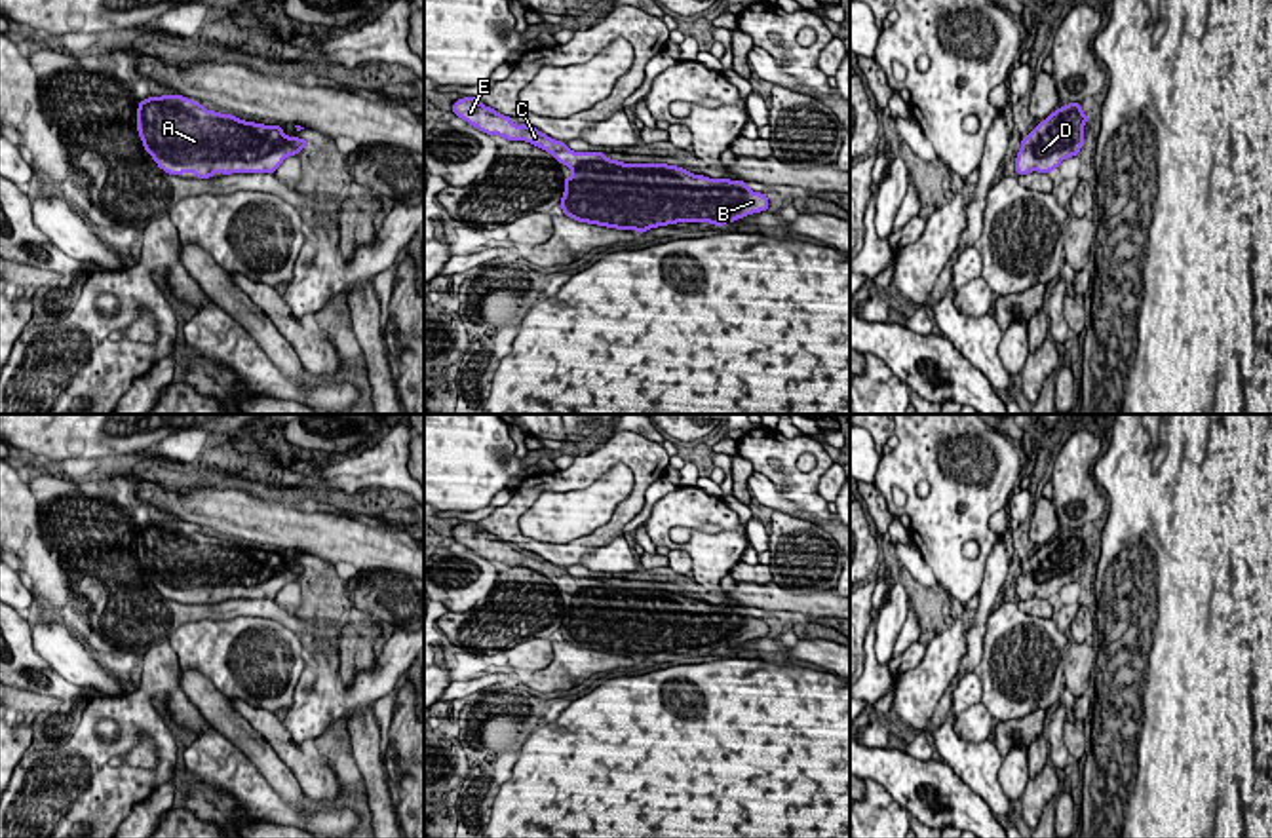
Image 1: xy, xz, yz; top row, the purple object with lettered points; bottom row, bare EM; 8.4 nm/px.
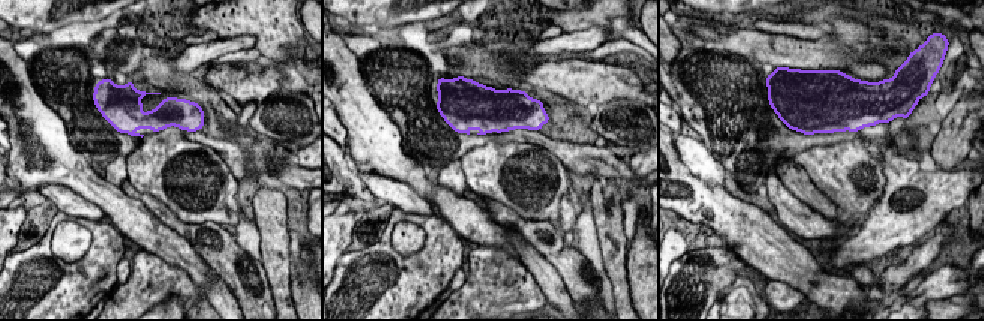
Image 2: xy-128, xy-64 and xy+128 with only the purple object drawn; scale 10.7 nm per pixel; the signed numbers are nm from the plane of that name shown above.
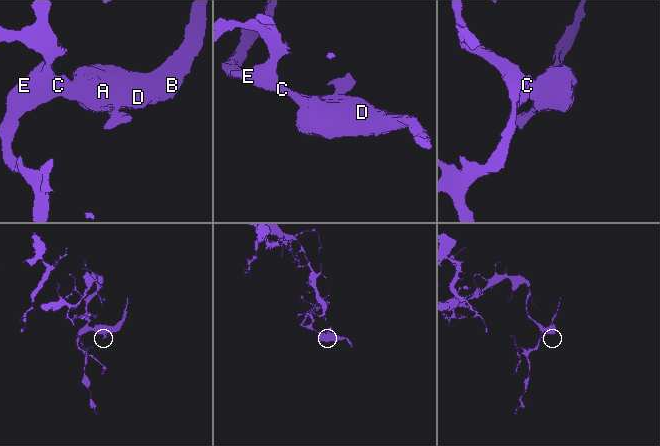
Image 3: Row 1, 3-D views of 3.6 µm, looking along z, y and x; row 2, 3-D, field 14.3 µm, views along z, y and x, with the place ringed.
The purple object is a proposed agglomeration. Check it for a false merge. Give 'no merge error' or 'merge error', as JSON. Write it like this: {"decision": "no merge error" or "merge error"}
{"decision": "no merge error"}

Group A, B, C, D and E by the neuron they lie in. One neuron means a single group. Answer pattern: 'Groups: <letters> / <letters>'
Groups: A B C D E

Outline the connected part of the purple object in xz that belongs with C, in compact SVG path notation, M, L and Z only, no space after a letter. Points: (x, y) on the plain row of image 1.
M472 521L454 526L453 538L491 562L530 568L567 591L572 600L563 602L559 631L578 648L645 659L677 648L723 652L770 631L745 606L709 604L667 589L624 589L605 578L574 578L536 553L515 551L511 542Z

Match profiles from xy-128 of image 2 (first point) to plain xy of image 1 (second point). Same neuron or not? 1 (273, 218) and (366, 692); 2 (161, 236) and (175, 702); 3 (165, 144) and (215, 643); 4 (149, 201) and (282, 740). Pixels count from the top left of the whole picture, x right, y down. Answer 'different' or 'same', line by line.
1: different
2: same
3: same
4: same

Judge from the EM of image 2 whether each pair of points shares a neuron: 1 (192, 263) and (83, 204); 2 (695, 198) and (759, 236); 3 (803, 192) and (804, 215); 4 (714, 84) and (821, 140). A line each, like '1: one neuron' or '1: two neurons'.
1: two neurons
2: one neuron
3: two neurons
4: one neuron

